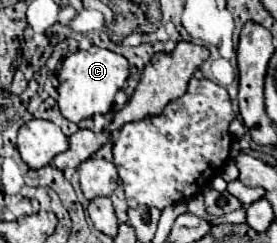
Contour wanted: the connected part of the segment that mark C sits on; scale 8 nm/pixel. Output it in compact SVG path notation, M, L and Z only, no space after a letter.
M91 46L89 50L77 50L75 54L67 56L61 62L61 70L57 72L59 80L57 104L61 108L61 114L71 122L81 122L85 118L91 118L93 114L107 114L113 106L117 90L125 86L127 76L129 64L125 56L99 46Z

